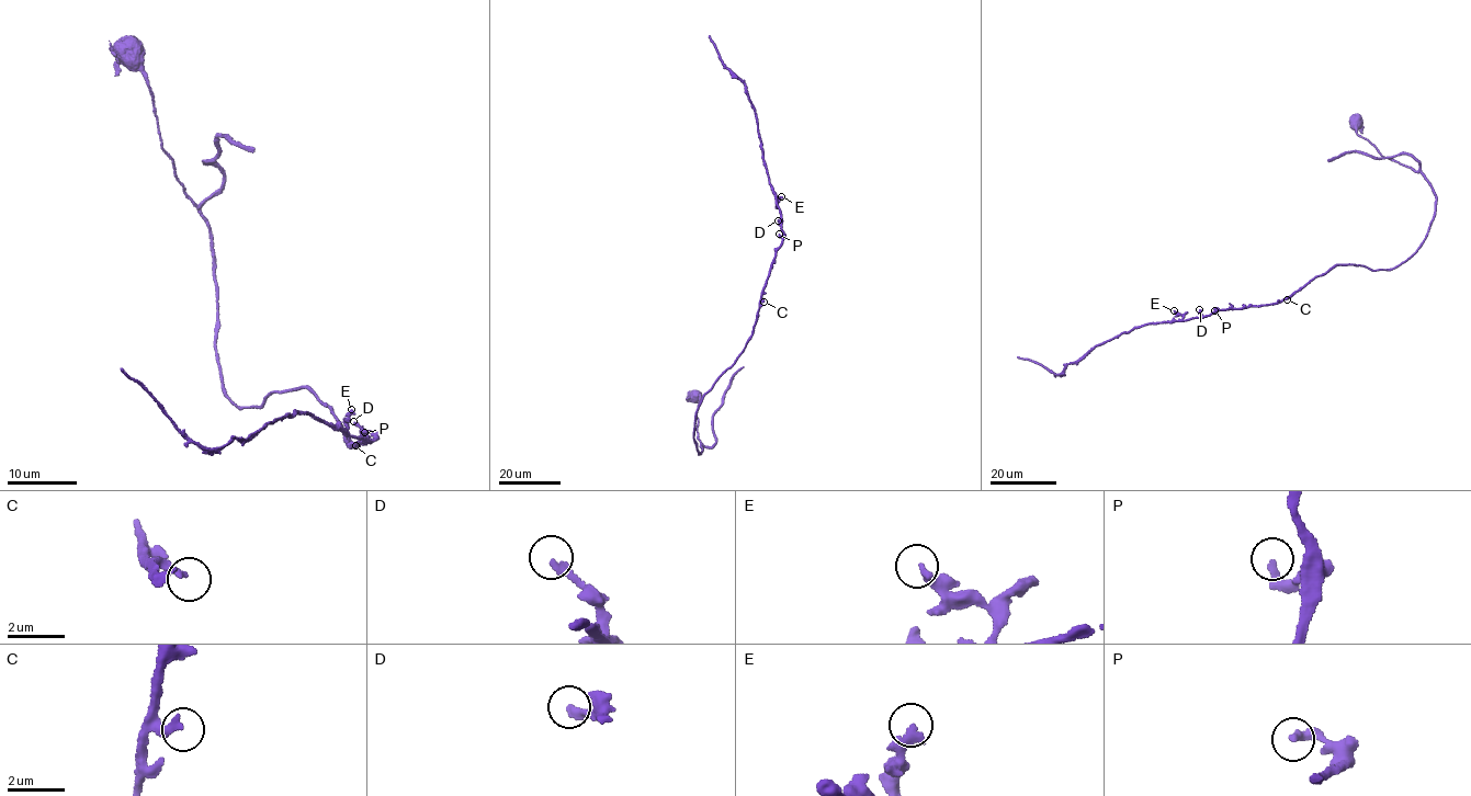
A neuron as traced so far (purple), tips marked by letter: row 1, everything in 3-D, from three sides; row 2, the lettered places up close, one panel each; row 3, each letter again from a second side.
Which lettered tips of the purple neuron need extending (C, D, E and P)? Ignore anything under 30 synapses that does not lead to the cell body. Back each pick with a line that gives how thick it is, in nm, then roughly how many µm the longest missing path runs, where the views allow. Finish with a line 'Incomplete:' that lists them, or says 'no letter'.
Incomplete: no letter

